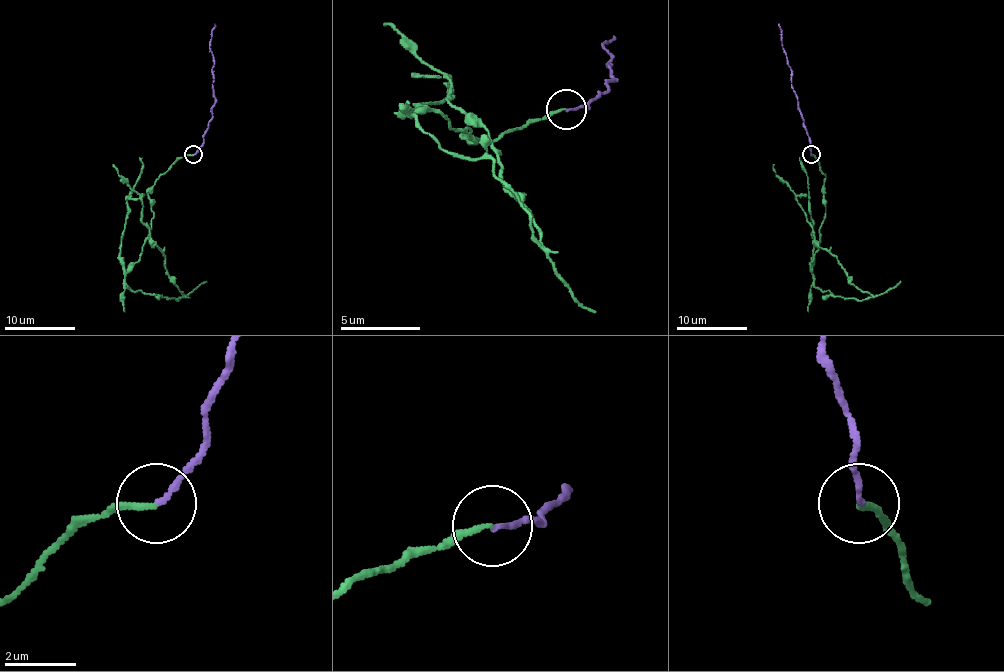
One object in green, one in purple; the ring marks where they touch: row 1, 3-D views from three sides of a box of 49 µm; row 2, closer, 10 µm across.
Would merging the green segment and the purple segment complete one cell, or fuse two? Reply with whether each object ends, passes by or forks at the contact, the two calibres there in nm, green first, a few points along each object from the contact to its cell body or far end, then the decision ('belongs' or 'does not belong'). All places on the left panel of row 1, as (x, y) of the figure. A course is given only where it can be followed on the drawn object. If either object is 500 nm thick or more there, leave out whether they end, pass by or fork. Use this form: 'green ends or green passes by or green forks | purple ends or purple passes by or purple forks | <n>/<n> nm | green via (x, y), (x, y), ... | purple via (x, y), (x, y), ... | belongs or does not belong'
green ends | purple ends | 160/150 nm | green via (193, 154), (156, 180), (151, 231), (125, 277), (177, 300), (140, 198), (112, 164) | purple via (193, 154), (204, 142), (212, 117), (214, 61), (209, 49), (214, 24) | does not belong

